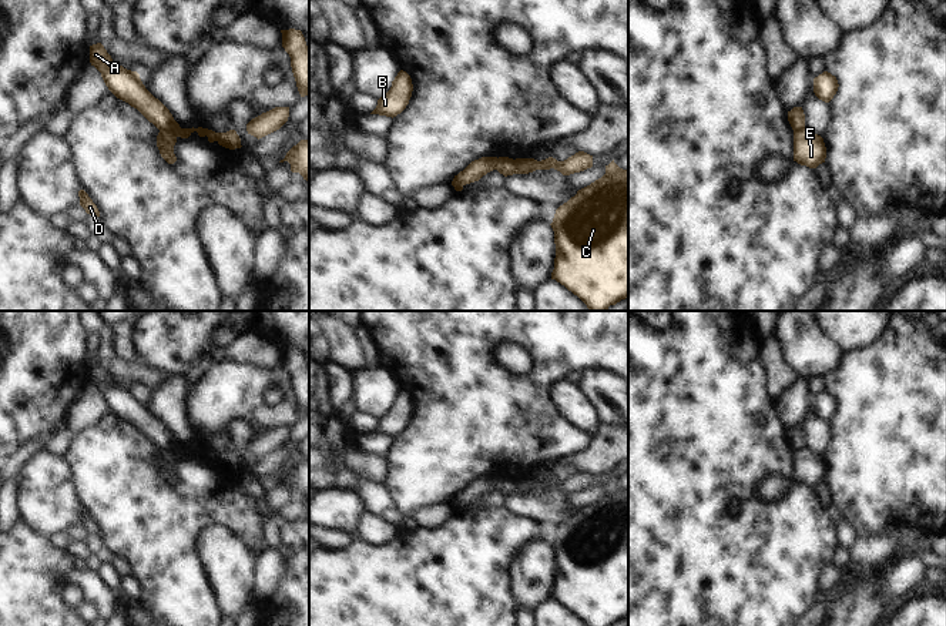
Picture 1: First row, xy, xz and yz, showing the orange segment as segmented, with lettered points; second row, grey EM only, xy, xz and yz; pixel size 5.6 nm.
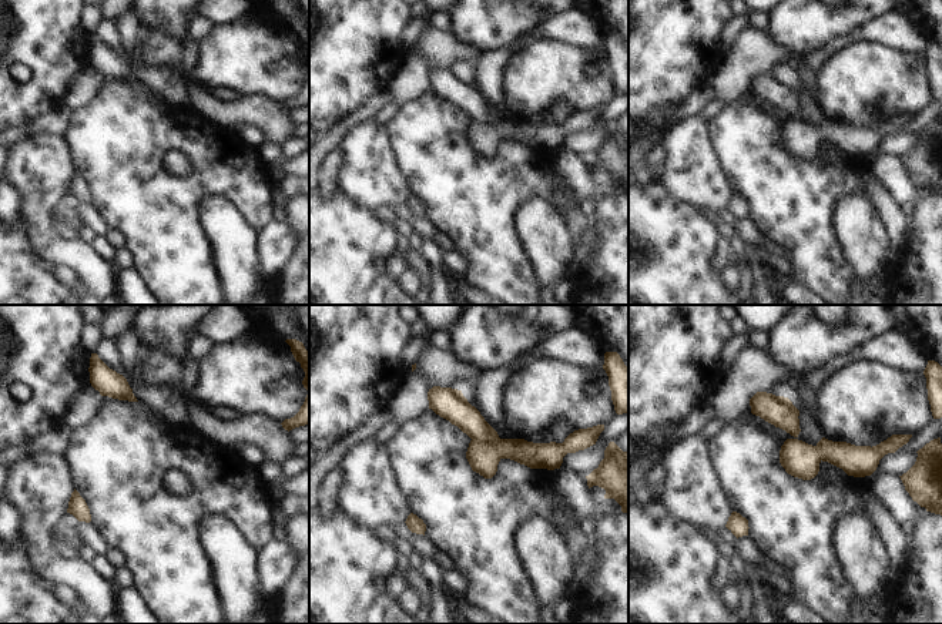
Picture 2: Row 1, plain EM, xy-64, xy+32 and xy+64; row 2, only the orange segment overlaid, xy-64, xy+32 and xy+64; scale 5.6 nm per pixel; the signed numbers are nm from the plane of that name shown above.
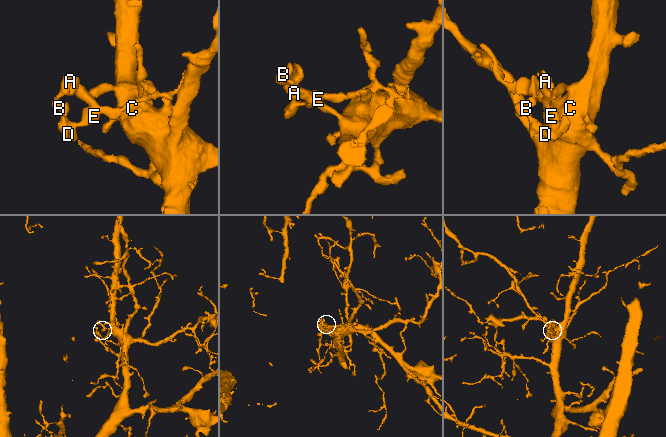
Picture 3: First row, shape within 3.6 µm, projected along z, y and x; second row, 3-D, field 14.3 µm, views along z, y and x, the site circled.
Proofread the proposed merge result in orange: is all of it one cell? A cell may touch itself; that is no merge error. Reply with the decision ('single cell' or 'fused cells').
fused cells

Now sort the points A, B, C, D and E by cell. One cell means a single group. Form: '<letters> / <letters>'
A C / B D E

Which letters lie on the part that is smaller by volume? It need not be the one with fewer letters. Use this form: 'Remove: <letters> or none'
Remove: B, D, E

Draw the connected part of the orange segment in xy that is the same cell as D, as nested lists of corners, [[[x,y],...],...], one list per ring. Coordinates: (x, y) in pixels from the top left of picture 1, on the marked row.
[[[84,190],[78,191],[78,197],[80,197],[80,205],[85,210],[87,214],[100,217],[97,205],[93,202],[93,200]]]

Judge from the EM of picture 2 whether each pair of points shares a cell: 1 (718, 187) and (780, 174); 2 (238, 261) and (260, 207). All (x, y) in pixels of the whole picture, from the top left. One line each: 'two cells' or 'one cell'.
1: two cells
2: two cells

